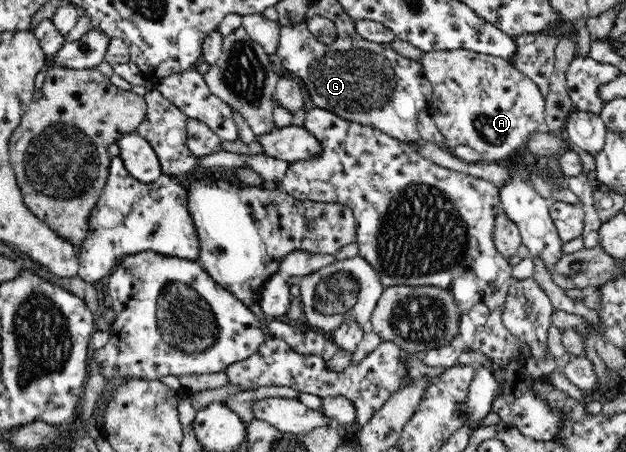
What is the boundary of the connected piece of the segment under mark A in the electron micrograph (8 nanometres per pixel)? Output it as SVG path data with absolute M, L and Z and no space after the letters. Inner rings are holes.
M458 49L425 52L419 63L433 88L426 112L438 125L450 150L458 146L468 146L482 156L483 162L498 161L522 147L527 136L536 131L540 122L544 122L545 98L536 83L518 72L506 59Z

